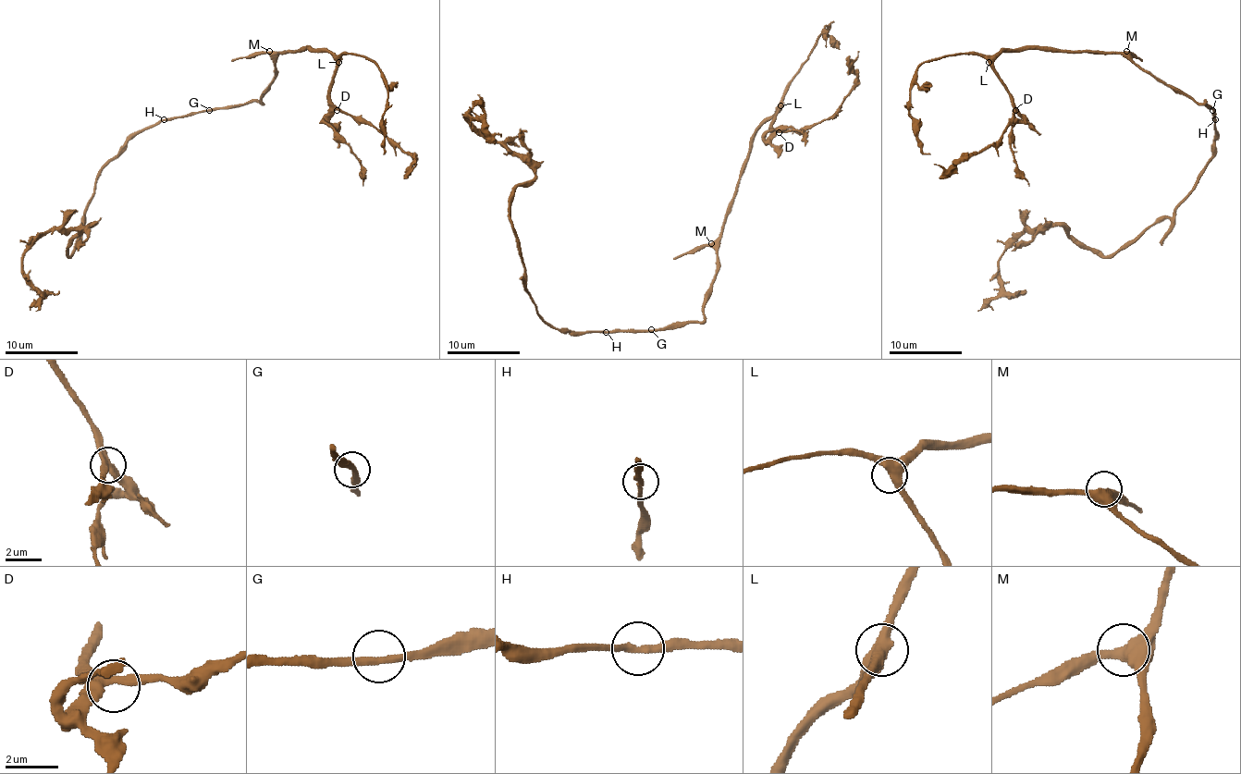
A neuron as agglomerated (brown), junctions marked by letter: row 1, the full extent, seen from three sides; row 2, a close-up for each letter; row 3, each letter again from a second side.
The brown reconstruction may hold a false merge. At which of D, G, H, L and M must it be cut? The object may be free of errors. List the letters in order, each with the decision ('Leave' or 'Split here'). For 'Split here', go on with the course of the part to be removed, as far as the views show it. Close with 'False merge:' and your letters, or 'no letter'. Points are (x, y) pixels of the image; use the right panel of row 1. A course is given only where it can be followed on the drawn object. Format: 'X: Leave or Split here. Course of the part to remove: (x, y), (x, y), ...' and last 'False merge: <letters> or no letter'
D: Leave
G: Leave
H: Leave
L: Leave
M: Leave
False merge: no letter

